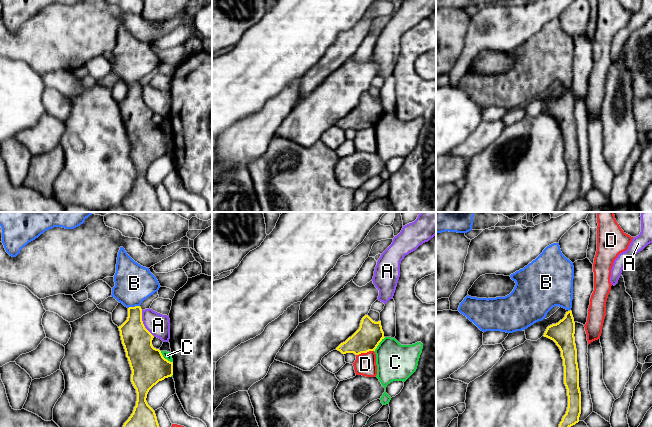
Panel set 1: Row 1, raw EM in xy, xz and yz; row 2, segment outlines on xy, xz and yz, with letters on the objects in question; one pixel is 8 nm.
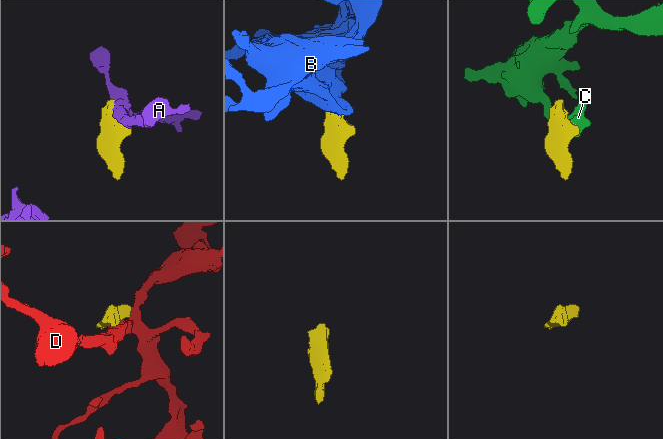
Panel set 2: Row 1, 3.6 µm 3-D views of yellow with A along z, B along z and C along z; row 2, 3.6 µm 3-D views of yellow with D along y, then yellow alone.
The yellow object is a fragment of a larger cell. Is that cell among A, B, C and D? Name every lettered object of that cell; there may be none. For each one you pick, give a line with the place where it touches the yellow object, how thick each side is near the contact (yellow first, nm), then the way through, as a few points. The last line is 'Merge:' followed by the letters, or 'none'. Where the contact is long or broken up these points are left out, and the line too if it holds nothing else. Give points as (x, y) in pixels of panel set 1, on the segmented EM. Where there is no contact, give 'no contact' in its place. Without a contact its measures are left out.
B: meets yellow in xy at (133, 307); 220 nm thick on the yellow side, 300 nm on the other; runs through xy (135, 337), (133, 307), (134, 283)
Merge: B

